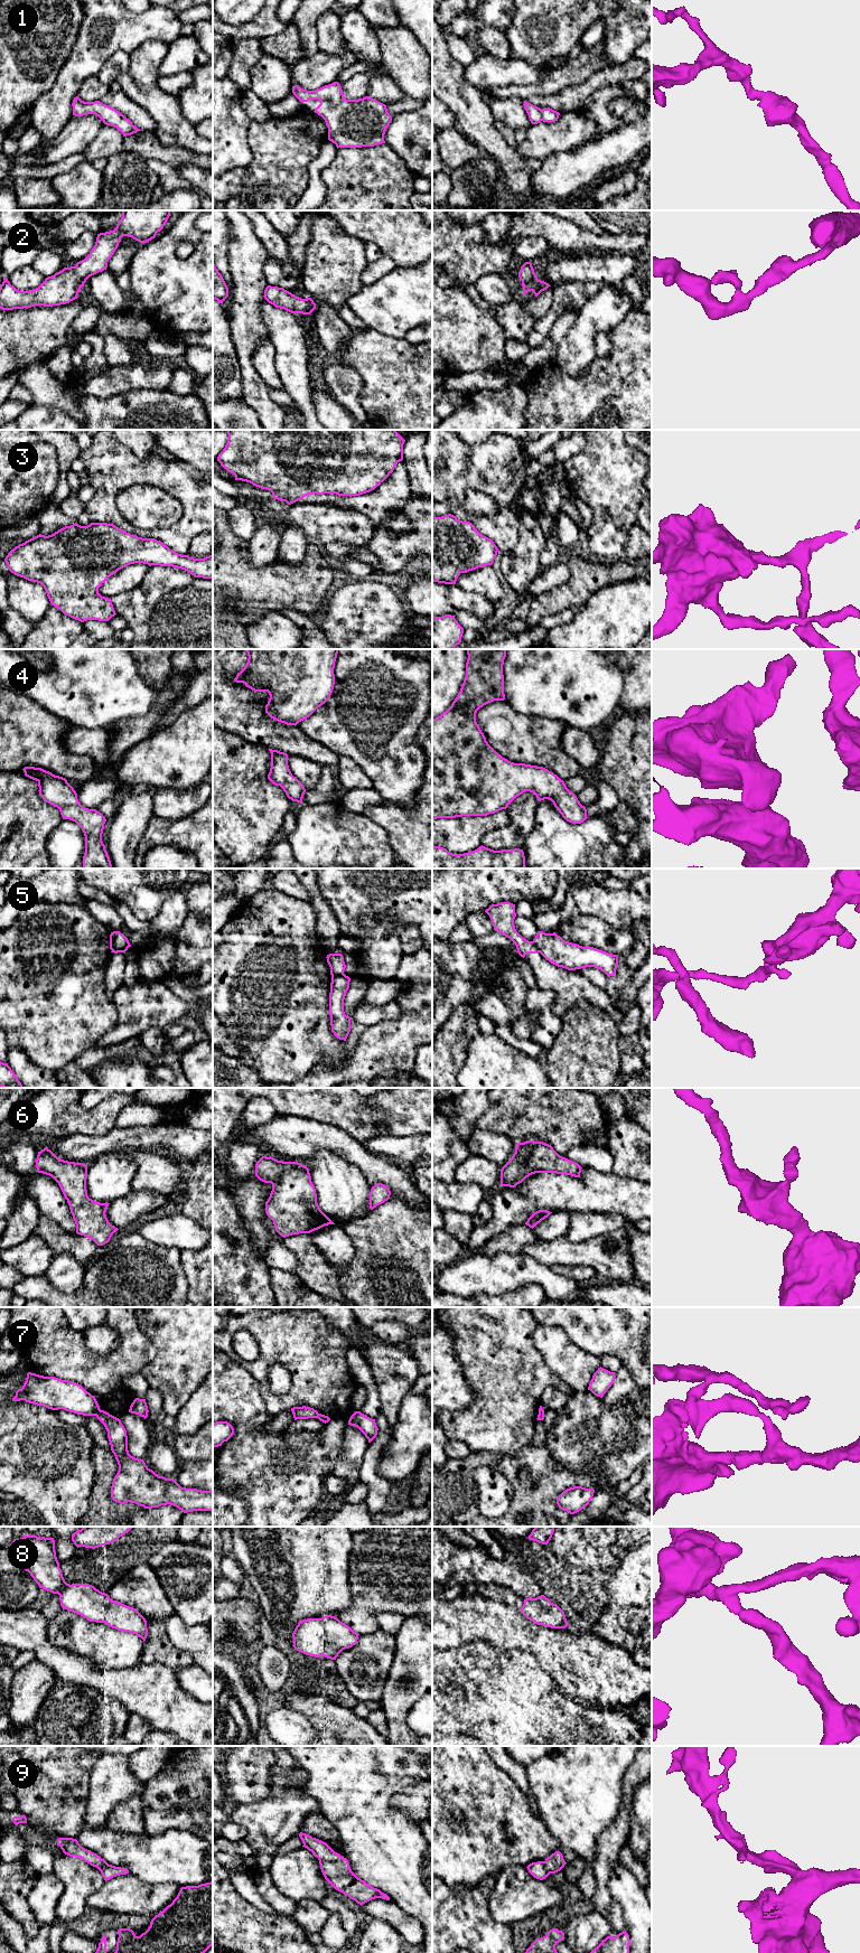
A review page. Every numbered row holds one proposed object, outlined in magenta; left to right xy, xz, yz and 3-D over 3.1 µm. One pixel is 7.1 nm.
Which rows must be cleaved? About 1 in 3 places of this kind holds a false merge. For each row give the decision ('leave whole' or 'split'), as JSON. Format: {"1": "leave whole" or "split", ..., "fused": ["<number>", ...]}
{"1": "leave whole", "2": "leave whole", "3": "leave whole", "4": "leave whole", "5": "split", "6": "leave whole", "7": "split", "8": "leave whole", "9": "leave whole", "fused": ["5", "7"]}

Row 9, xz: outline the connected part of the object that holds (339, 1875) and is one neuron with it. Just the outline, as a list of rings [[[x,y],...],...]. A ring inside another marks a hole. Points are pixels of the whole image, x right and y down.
[[[302,1832],[299,1833],[299,1837],[303,1843],[302,1847],[318,1858],[325,1879],[336,1890],[348,1896],[361,1906],[375,1898],[390,1900],[386,1894],[358,1878],[352,1871],[348,1860],[335,1852],[326,1842]]]

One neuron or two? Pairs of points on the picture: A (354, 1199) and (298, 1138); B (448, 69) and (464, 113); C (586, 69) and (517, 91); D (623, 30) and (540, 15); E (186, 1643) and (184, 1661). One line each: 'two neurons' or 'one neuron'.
A: two neurons
B: one neuron
C: one neuron
D: one neuron
E: two neurons

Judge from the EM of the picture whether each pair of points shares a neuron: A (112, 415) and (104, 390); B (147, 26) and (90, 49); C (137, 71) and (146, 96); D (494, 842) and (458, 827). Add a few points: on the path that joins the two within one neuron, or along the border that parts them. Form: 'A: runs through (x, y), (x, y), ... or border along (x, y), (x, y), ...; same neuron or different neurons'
A: border along (129, 391), (106, 397), (82, 396), (80, 398); different neurons
B: runs through (132, 28), (111, 28), (104, 35); same neuron
C: border along (128, 72), (137, 82), (156, 83); different neurons
D: border along (506, 825), (489, 831), (484, 836), (482, 844); different neurons

